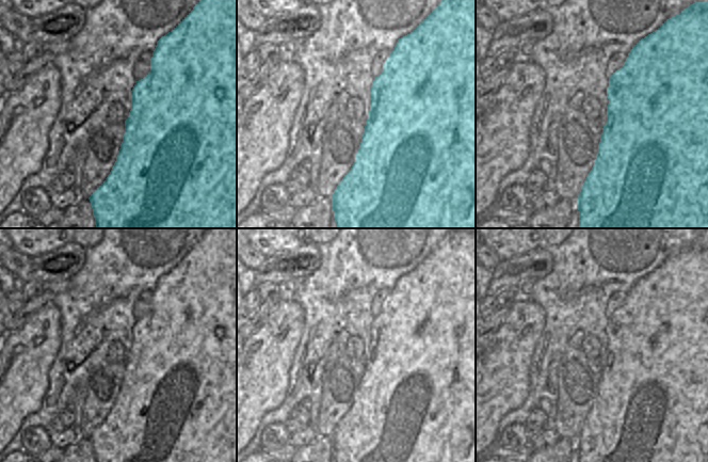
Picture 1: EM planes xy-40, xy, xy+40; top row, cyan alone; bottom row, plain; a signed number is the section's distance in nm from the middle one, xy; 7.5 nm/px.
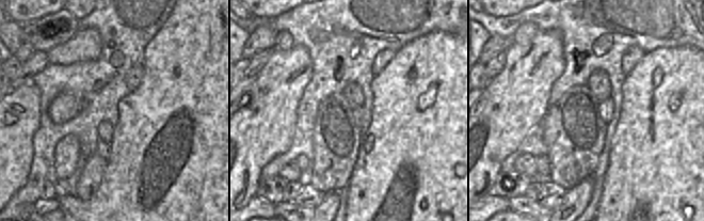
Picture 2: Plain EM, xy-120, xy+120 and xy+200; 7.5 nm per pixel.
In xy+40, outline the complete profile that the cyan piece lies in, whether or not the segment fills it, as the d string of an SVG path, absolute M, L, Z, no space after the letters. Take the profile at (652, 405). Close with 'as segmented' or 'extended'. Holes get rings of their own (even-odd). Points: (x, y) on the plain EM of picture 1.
M695 241L678 254L664 260L655 271L639 280L628 292L624 304L609 316L607 328L607 362L600 373L598 392L577 436L579 462L708 462L708 241Z; as segmented

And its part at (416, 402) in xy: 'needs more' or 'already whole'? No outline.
already whole

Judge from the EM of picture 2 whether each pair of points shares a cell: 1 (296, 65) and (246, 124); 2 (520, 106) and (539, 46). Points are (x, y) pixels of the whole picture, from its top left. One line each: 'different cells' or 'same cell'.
1: same cell
2: same cell

